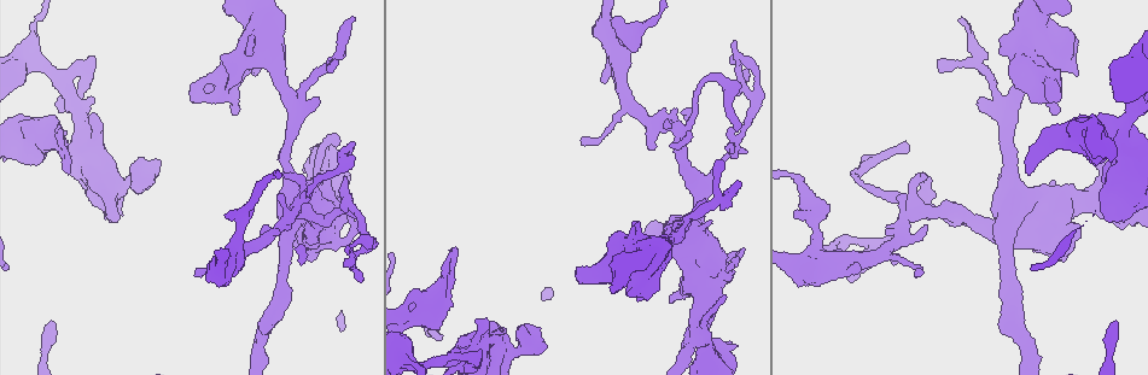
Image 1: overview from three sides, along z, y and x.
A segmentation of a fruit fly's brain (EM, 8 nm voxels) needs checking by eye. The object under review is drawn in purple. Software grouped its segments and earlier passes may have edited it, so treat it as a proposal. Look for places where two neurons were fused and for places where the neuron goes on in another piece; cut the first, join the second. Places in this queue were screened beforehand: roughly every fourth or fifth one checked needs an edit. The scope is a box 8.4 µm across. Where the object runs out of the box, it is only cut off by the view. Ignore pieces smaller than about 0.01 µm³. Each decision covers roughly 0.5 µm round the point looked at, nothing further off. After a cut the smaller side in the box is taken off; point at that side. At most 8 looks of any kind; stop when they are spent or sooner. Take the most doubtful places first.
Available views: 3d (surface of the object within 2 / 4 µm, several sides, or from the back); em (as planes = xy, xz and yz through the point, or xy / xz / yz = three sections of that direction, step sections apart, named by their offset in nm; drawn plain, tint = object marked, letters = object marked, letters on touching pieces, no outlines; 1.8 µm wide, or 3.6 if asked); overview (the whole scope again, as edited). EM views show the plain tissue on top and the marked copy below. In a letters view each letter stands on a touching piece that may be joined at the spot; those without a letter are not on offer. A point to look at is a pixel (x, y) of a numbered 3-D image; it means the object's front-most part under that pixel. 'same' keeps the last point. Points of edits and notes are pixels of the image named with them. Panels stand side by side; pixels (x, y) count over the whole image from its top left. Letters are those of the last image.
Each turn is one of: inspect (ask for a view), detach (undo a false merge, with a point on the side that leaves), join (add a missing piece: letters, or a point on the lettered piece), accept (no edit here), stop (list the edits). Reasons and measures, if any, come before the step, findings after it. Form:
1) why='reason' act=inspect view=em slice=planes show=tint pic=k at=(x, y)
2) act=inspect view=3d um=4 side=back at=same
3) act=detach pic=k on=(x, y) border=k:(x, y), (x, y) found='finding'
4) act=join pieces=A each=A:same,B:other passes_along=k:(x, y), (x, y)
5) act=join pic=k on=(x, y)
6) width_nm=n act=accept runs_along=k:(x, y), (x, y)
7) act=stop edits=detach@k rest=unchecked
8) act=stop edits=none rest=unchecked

why='an open end' act=inspect view=3d um=4 pic=1 at=(735, 345)

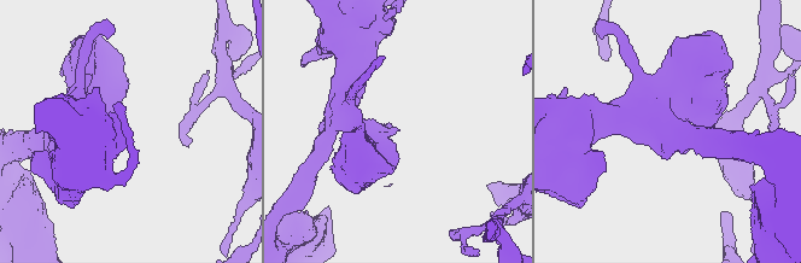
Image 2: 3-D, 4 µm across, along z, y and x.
why='shape alone is not enough' act=inspect view=em um=3.6 slice=yz step=16 show=tint pic=2 at=(397, 129)

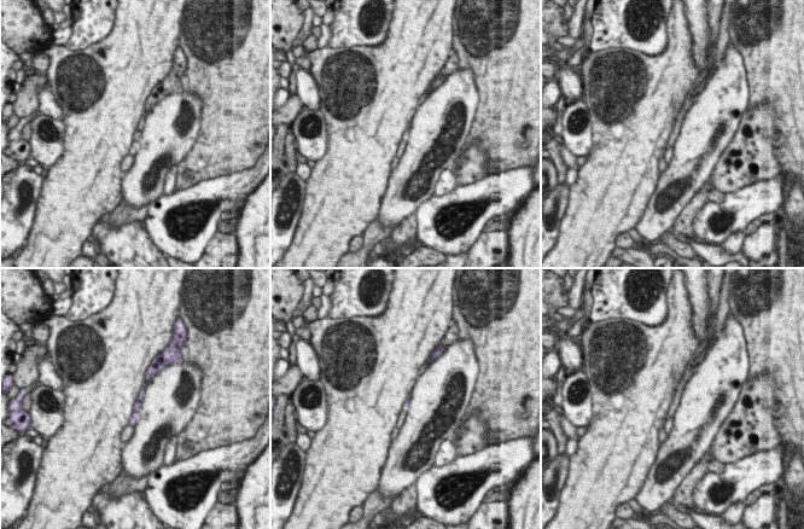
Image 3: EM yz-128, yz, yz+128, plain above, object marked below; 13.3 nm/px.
act=inspect view=em um=3.6 slice=planes show=letters at=same

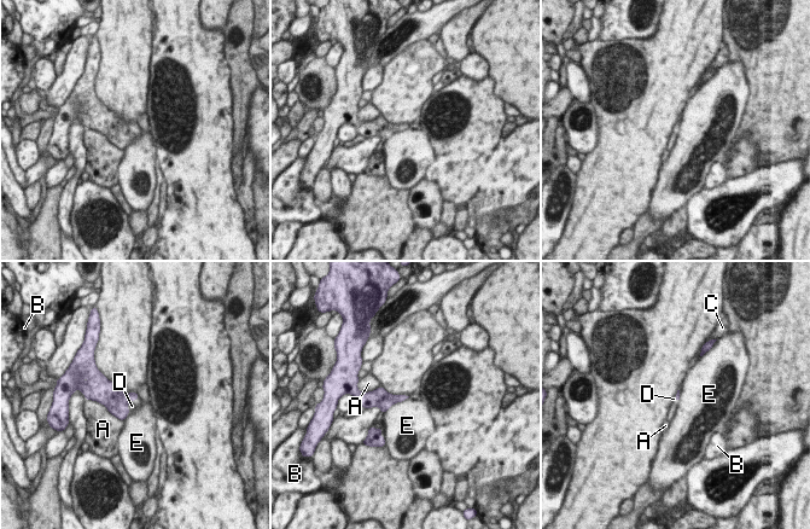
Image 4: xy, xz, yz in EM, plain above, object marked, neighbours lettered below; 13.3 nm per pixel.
act=join pic=4 on=(132, 406) each=A:other,B:other,C:other,D:same,E:other passes_along=4:(116, 401), (128, 402), (132, 406) found='the neuron continues'

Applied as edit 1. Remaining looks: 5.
why='an open end' act=inspect view=3d um=4 side=back pic=1 at=(1029, 172)

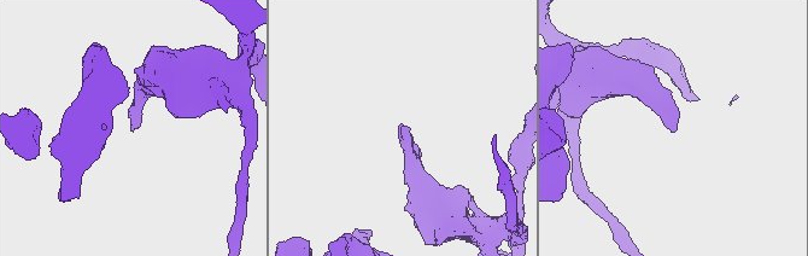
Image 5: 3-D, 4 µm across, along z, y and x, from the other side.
act=inspect view=em slice=planes show=letters pic=5 at=(404, 127)

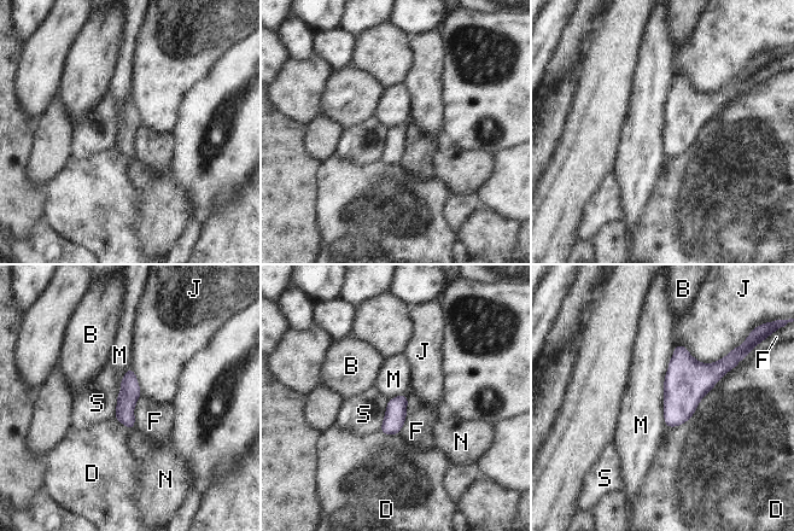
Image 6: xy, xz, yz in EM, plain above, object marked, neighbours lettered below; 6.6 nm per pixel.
width_nm=140 act=accept each=B:other,D:other,F:other,J:other,M:other,N:other,S:other runs_along=6:(130, 373), (128, 396), (129, 425) found='no lettered piece goes on from it'

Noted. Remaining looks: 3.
why='branch stops here' act=inspect view=em slice=planes show=letters pic=1 at=(339, 142)

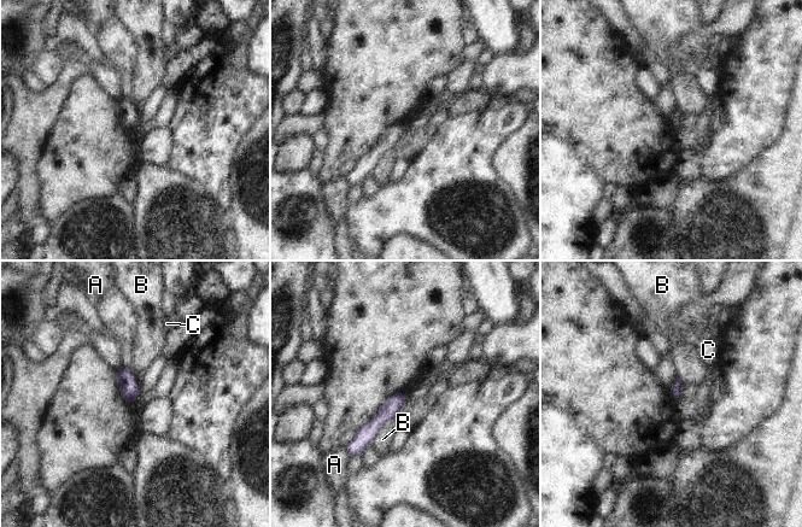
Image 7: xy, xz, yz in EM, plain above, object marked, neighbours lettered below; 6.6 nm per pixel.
act=accept each=A:other,B:other,C:other runs_along=7:(404, 394), (364, 434), (358, 450) found='none of them fits'

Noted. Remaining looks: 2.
act=stop edits=join@4 rest=unchecked

